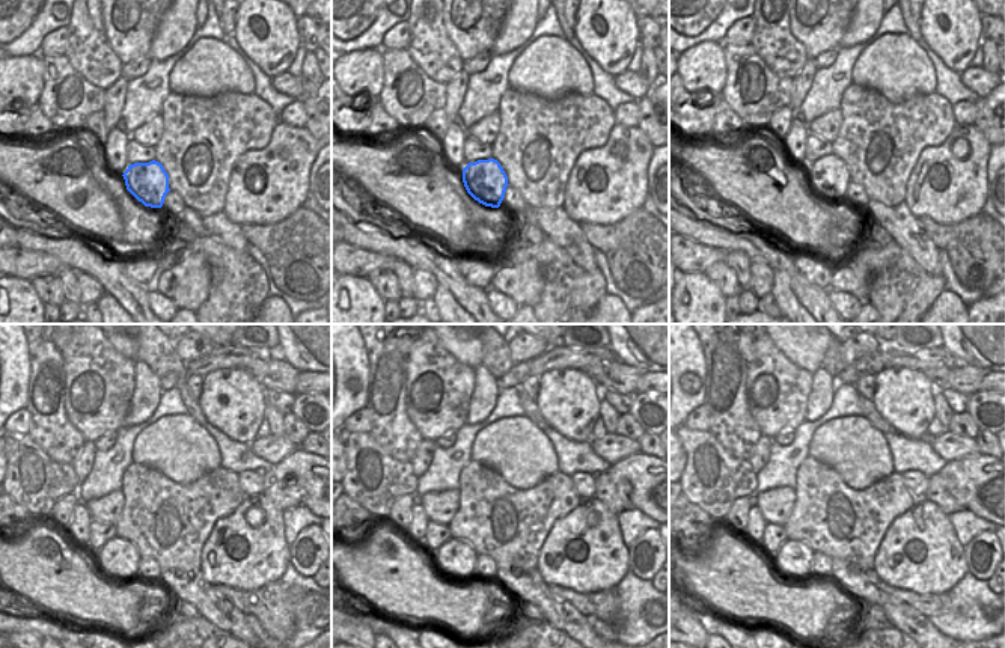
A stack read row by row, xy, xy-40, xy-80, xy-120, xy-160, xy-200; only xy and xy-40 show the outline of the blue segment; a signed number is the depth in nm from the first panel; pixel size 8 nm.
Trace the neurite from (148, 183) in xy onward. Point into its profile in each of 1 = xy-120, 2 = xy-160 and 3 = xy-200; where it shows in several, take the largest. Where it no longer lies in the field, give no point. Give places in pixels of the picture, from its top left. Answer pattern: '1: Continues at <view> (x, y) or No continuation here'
1: Continues at xy-120 (121, 558)
2: Continues at xy-160 (457, 559)
3: Continues at xy-200 (793, 558).

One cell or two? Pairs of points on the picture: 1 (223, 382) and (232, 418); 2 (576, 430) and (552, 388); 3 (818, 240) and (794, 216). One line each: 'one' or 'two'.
1: one
2: one
3: one

